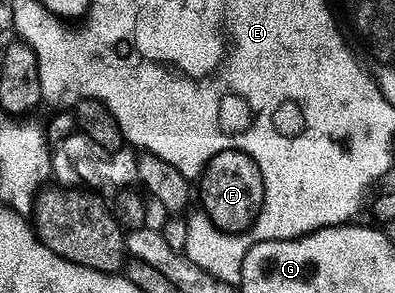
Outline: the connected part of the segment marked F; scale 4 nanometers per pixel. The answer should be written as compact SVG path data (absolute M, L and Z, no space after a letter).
M222 150L203 168L200 175L202 182L201 209L219 226L223 232L237 233L249 230L250 225L262 207L264 184L262 173L254 158L242 150Z

